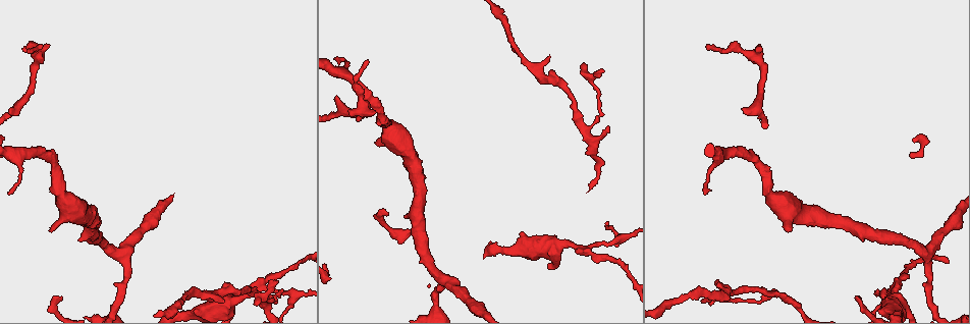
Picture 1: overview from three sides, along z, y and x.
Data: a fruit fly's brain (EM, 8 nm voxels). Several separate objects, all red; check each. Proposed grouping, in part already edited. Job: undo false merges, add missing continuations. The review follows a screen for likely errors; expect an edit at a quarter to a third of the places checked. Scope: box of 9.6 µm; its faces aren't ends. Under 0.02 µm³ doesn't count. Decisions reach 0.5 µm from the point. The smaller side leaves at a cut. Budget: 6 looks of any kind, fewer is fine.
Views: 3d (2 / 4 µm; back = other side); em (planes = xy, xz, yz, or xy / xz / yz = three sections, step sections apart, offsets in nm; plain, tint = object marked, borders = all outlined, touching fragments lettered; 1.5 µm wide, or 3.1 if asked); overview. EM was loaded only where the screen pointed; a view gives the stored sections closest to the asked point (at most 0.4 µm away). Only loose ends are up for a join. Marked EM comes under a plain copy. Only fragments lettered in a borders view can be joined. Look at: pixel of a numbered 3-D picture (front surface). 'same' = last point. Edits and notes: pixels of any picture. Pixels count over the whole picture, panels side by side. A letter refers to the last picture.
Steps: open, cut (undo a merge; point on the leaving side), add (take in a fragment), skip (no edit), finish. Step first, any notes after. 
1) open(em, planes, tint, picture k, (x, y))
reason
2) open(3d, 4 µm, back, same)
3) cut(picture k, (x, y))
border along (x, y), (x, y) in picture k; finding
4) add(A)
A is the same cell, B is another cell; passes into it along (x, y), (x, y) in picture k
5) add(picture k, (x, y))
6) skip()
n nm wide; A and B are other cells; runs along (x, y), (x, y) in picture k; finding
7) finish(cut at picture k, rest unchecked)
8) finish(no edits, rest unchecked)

open(em, planes, borders, picture 1, (896, 284))
a narrow waist

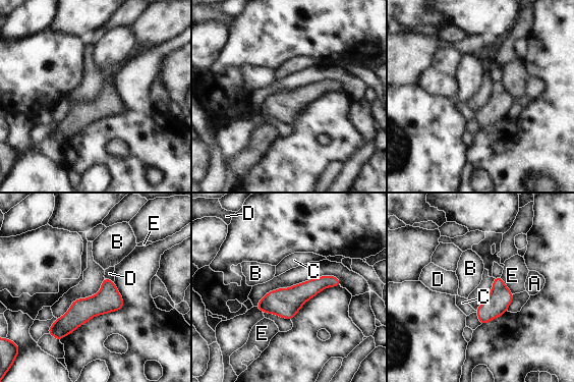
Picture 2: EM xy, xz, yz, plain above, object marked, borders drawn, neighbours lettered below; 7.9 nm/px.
skip()
A, B, C, D and E are other cells; runs along (337, 282), (260, 306) in picture 2; continuous, no second cell

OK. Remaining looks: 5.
open(3d, 2 µm, picture 1, (787, 230))
free end

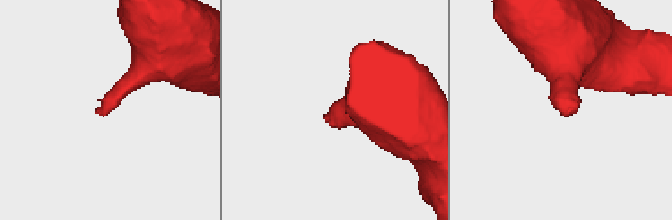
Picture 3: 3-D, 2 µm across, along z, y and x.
open(em, xz, step 4, borders, picture 3, (327, 112))
shape alone is not enough

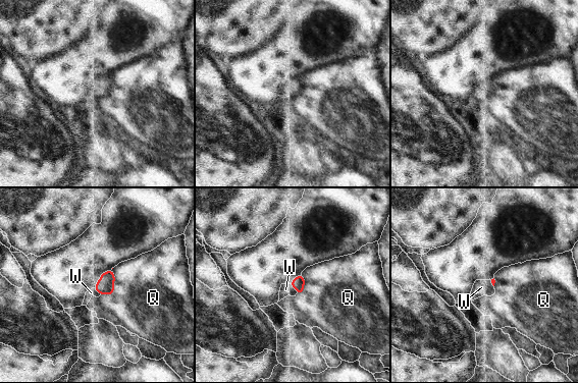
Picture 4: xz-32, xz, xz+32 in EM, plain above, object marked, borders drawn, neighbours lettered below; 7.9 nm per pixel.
add(W)
W is the same cell, Q is another cell; passes into it along (299, 282), (294, 287), (285, 289) in picture 4; it goes on there

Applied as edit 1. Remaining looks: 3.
open(3d, 4 µm, picture 1, (281, 289))

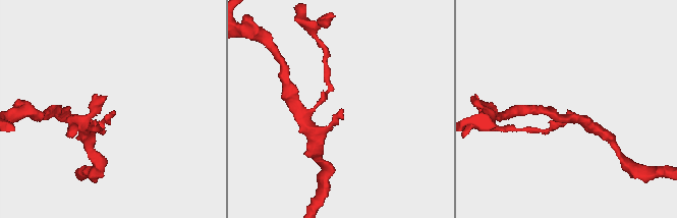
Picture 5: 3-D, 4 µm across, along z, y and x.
open(em, planes, borders, picture 5, (342, 111))
need the tissue

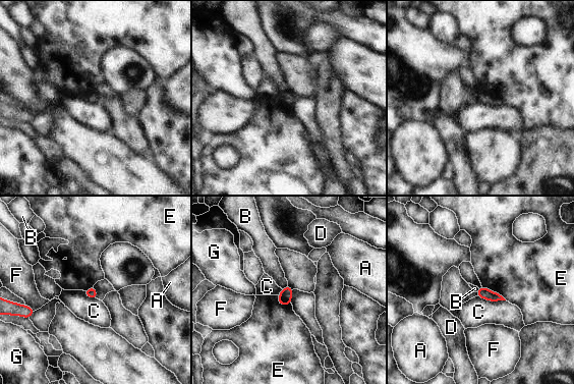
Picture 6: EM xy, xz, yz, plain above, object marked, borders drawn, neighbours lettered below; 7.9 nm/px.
skip()
C touches over 220 nm; A, B, C, D, E, F and G are other cells; no lettered fragment goes on from it

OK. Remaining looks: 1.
finish(add at picture 4, rest unchecked)

